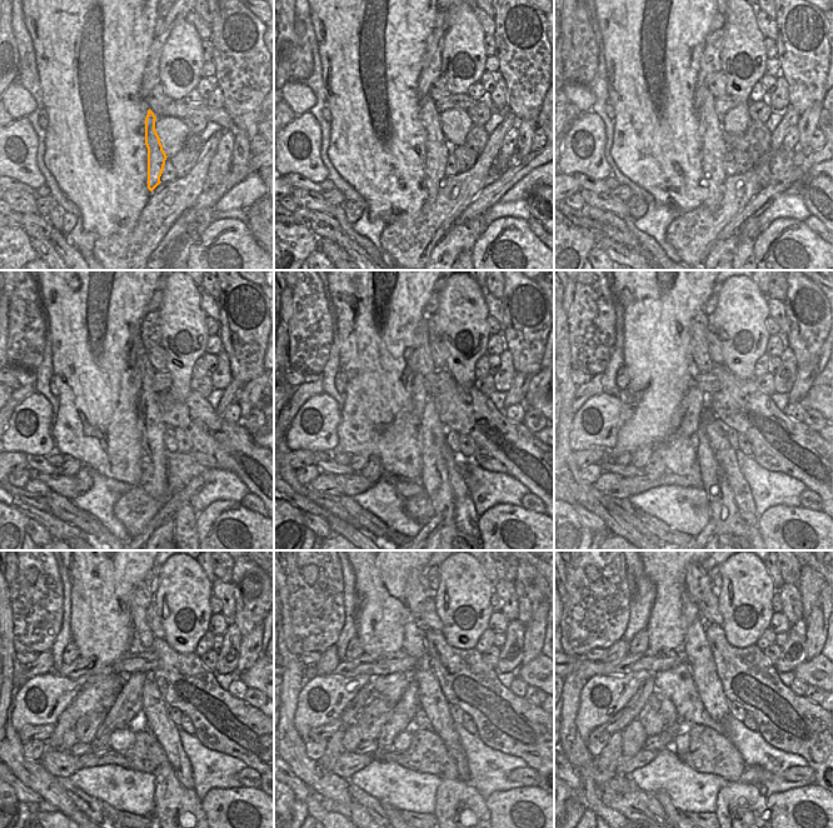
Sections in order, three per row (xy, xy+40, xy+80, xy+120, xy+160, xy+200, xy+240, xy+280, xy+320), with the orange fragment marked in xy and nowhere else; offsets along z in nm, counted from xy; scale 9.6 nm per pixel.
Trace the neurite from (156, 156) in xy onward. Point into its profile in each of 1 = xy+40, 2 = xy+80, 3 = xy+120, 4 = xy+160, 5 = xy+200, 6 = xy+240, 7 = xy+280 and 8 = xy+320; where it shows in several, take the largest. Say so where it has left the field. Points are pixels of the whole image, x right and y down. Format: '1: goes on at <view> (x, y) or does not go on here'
1: goes on at xy+40 (437, 149)
2: goes on at xy+80 (714, 149)
3: goes on at xy+120 (153, 454)
4: goes on at xy+160 (432, 432)
5: goes on at xy+200 (724, 512)
6: goes on at xy+240 (171, 799)
7: goes on at xy+280 (453, 796)
8: goes on at xy+320 (734, 793)

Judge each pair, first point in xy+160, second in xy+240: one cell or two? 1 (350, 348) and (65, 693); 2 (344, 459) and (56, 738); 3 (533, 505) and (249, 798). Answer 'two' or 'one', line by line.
1: two
2: two
3: two

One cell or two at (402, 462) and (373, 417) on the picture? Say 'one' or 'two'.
one

